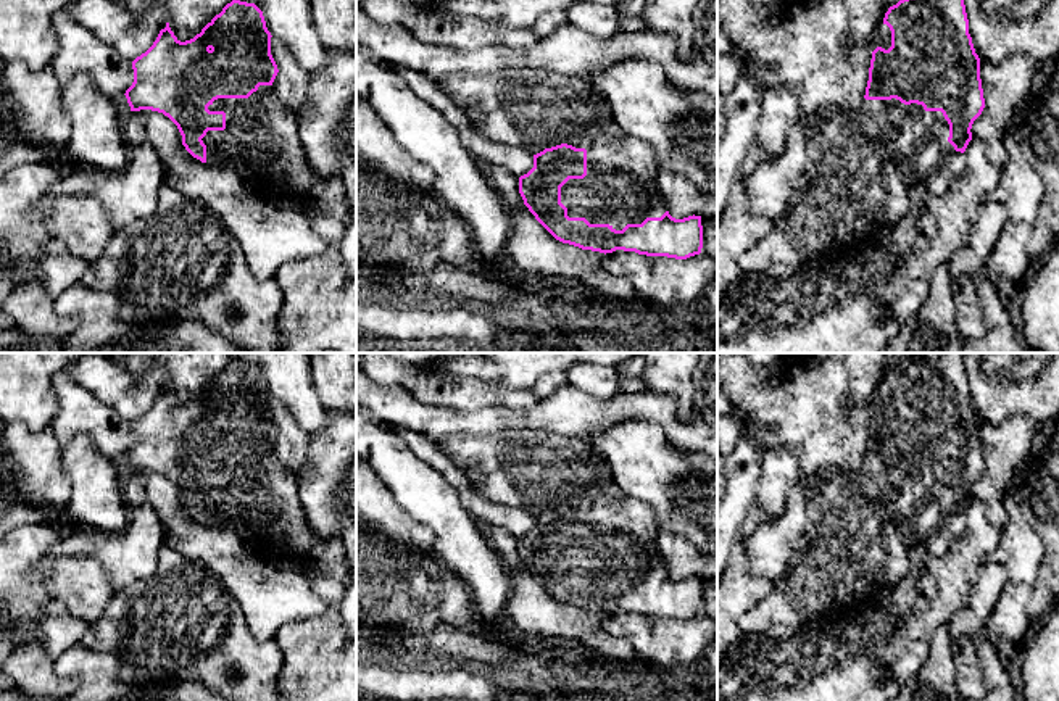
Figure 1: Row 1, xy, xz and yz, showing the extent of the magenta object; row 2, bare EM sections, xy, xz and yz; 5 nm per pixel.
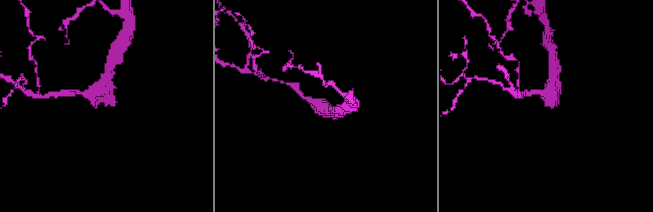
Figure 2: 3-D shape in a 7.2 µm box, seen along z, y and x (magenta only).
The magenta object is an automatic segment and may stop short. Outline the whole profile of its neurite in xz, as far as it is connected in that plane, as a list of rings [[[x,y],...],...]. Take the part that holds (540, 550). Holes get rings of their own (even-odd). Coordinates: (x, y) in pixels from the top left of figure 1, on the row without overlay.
[[[613,483],[587,511],[561,504],[534,516],[534,529],[519,538],[519,554],[535,580],[563,604],[604,616],[616,611],[675,620],[700,616],[703,609],[701,577],[672,579],[658,548],[658,533],[651,508]]]

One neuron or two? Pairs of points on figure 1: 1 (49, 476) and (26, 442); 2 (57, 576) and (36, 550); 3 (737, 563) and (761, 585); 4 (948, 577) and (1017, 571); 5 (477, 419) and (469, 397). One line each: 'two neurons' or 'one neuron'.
1: one neuron
2: two neurons
3: one neuron
4: two neurons
5: two neurons

